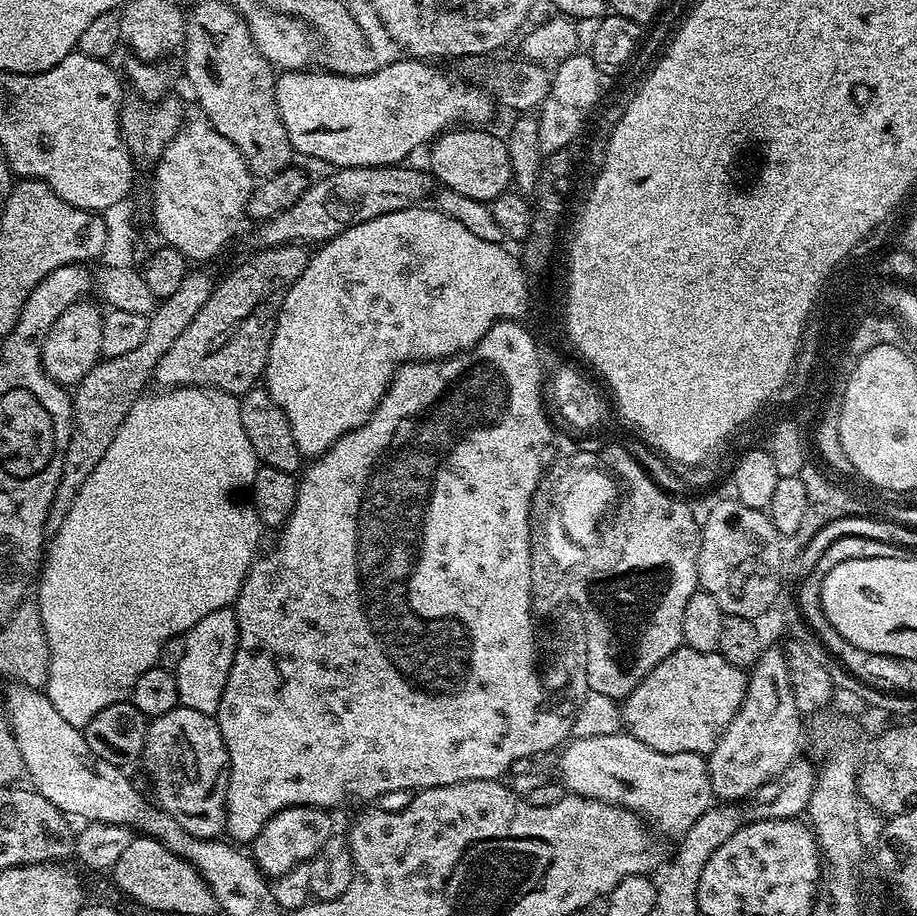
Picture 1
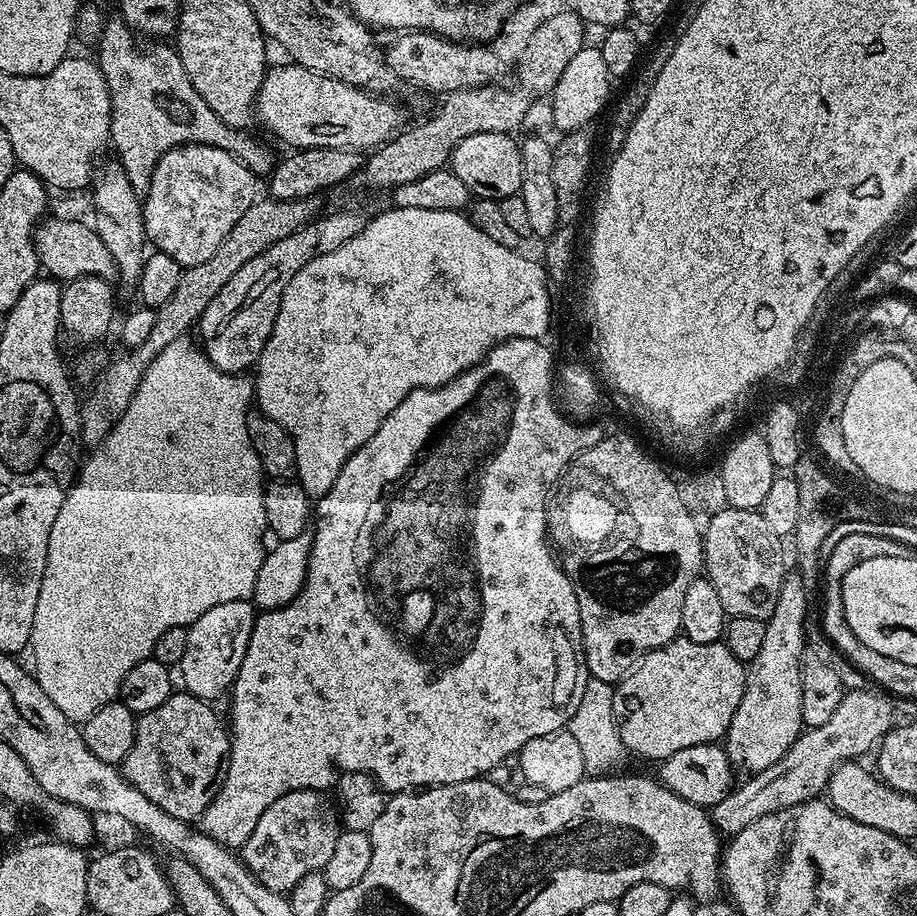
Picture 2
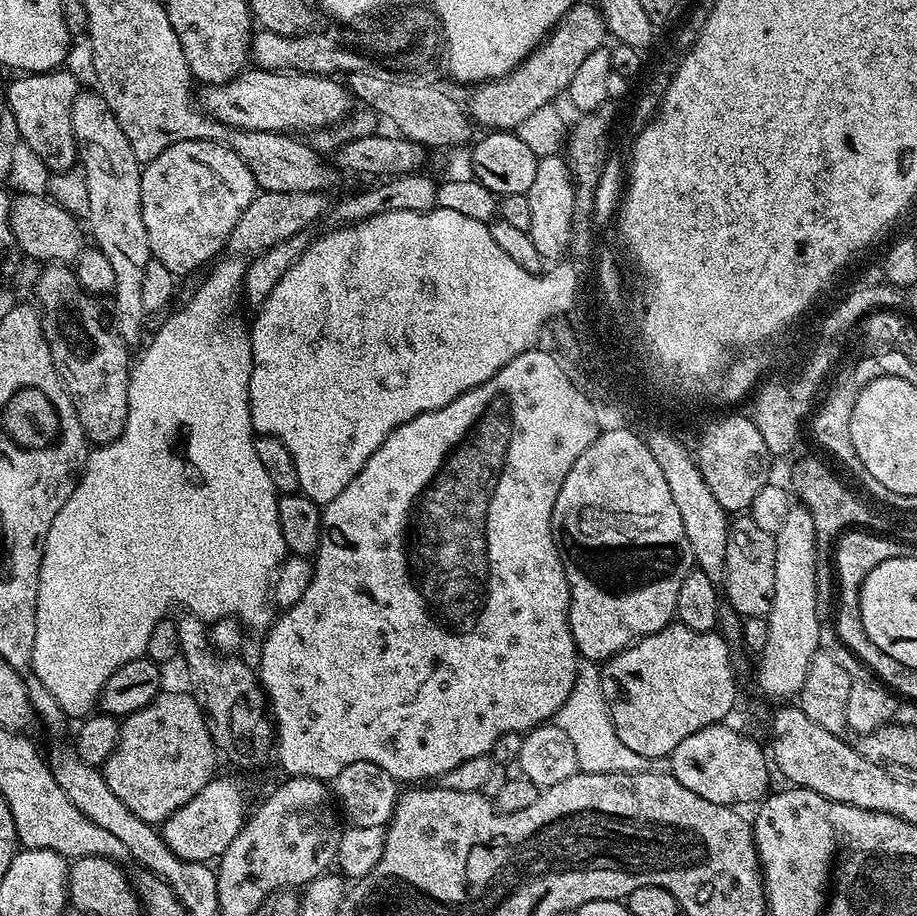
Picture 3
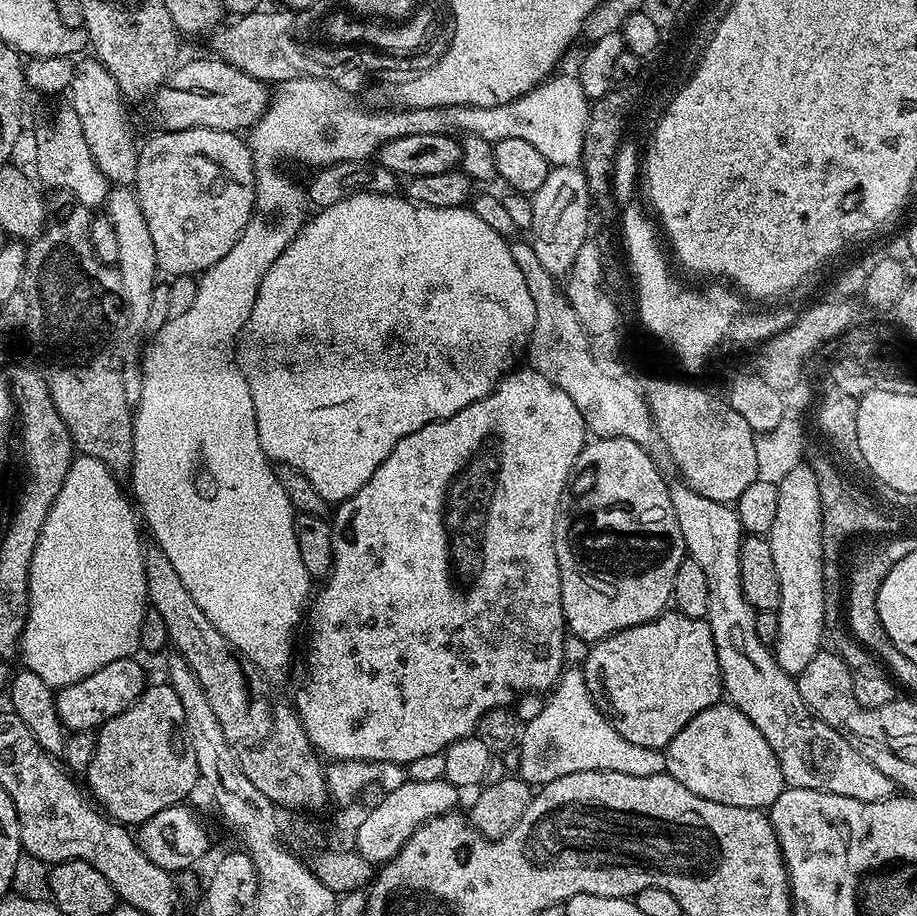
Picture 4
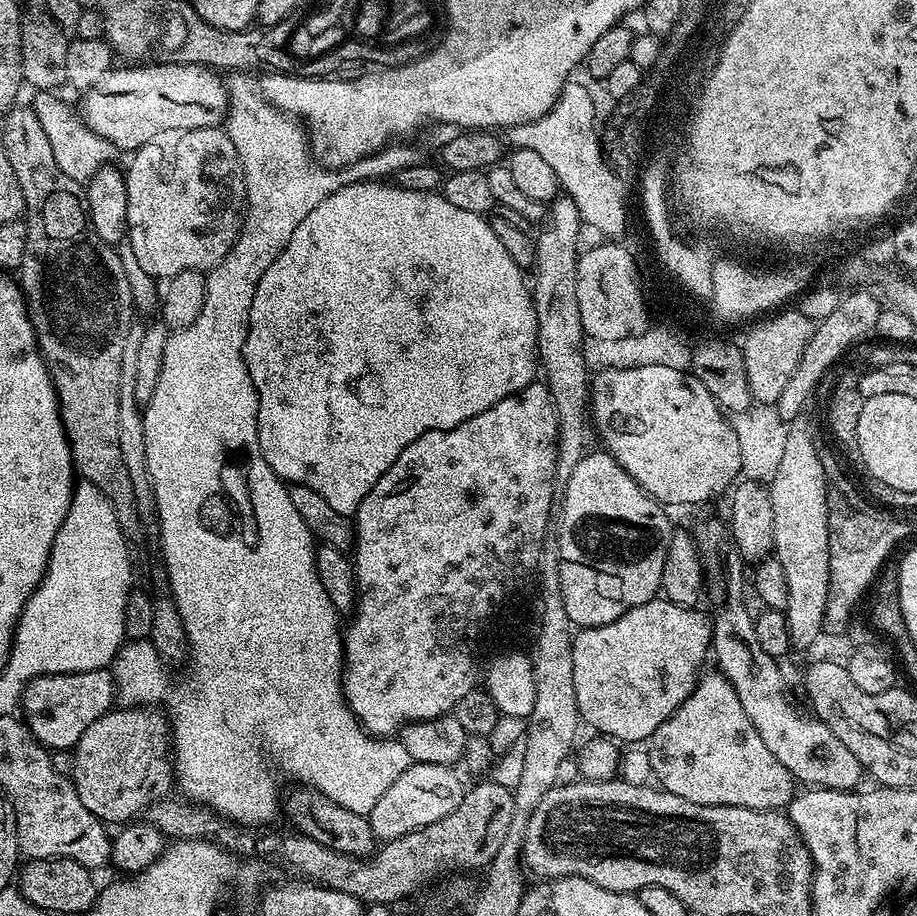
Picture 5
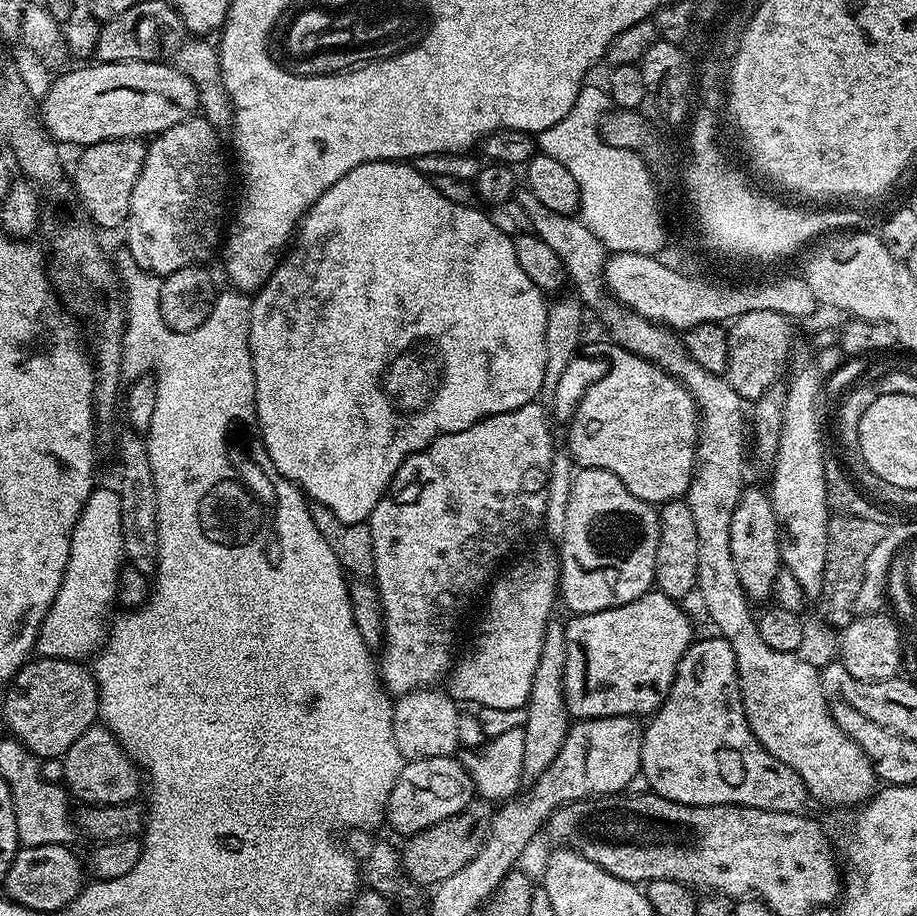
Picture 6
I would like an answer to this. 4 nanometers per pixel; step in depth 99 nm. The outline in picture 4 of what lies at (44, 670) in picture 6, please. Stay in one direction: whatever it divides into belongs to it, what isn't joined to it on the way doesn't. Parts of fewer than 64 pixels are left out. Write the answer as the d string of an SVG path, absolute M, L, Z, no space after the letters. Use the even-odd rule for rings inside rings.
M124 656L110 662L110 666L102 666L102 670L94 670L94 674L82 678L82 682L59 689L54 696L56 713L69 733L99 730L107 720L131 706L144 693L145 687L143 666L136 658Z

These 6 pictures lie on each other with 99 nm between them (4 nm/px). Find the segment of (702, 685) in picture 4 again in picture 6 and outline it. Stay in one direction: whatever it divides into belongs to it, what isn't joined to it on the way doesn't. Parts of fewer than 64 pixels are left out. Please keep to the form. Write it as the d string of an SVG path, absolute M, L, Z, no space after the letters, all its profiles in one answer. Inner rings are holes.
M649 590L626 606L573 615L572 621L564 624L564 698L569 717L644 718L655 713L668 696L682 654L694 639L692 620L680 607L665 592Z

